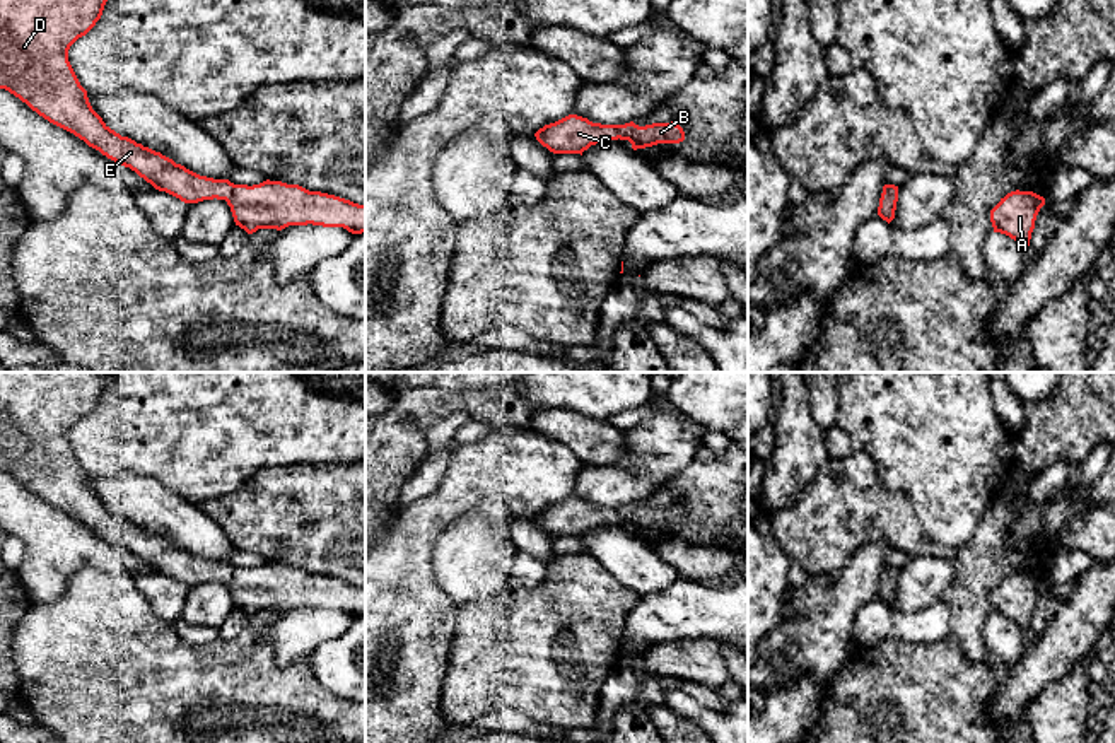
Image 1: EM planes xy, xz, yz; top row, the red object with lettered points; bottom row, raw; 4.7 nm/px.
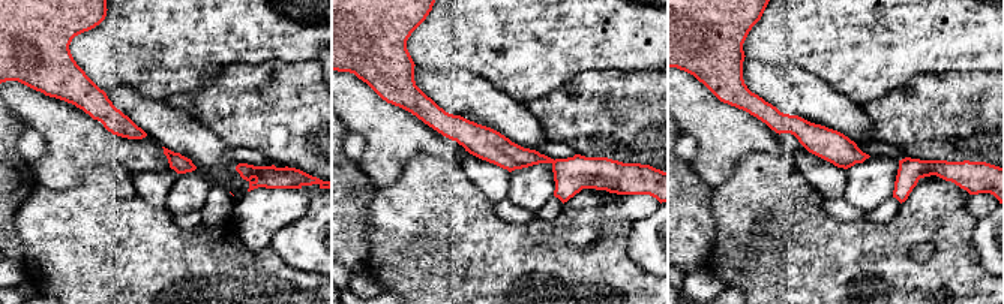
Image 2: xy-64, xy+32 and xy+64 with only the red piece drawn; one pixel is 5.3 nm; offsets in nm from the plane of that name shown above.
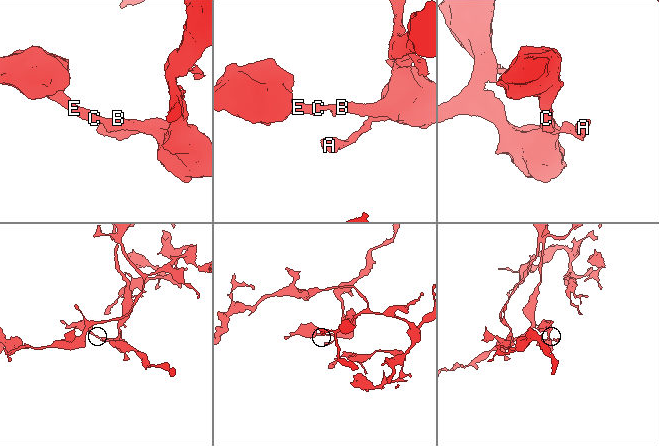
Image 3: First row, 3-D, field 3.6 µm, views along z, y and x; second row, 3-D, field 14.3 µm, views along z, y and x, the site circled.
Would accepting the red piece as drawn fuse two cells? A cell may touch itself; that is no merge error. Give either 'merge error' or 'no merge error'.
no merge error

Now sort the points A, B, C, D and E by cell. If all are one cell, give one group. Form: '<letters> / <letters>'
A B C D E

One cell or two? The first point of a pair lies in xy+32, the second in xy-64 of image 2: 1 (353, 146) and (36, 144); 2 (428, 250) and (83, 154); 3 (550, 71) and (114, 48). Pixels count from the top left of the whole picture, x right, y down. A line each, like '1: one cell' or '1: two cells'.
1: one cell
2: two cells
3: one cell

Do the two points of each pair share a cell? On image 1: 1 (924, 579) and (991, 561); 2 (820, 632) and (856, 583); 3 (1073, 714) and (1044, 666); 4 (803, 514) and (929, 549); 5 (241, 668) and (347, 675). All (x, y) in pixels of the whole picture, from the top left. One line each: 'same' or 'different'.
1: different
2: same
3: different
4: same
5: different

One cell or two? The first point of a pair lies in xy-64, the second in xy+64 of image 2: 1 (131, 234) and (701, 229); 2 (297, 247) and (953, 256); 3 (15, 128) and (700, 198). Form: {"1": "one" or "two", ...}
{"1": "two", "2": "two", "3": "one"}

